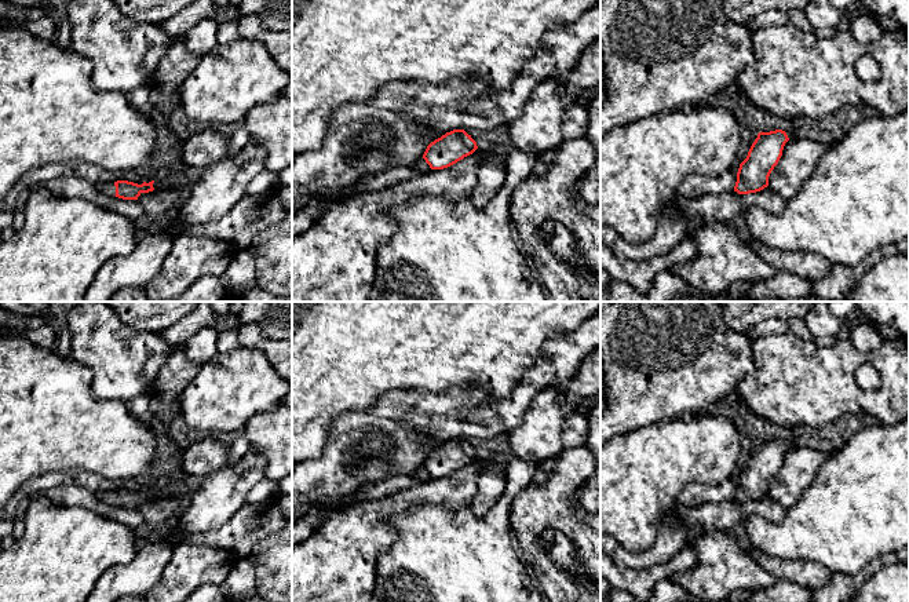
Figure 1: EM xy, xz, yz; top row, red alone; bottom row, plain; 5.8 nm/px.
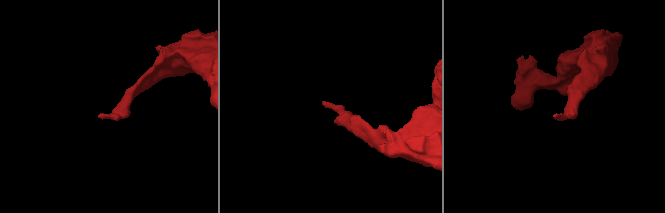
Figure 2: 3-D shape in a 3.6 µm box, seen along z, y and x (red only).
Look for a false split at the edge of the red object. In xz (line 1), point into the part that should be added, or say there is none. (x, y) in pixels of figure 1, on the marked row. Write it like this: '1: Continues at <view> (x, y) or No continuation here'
1: No continuation here

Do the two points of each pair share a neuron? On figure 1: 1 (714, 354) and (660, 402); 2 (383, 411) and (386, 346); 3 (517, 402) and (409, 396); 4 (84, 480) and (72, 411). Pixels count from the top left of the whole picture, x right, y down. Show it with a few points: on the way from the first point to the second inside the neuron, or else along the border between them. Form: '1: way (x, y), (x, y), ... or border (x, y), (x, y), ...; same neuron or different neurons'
1: way (700, 362), (674, 389); same neuron
2: border (416, 387), (391, 389), (365, 411), (357, 411); different neurons
3: way (490, 411), (435, 411); same neuron
4: border (64, 473), (95, 473), (115, 480); different neurons

